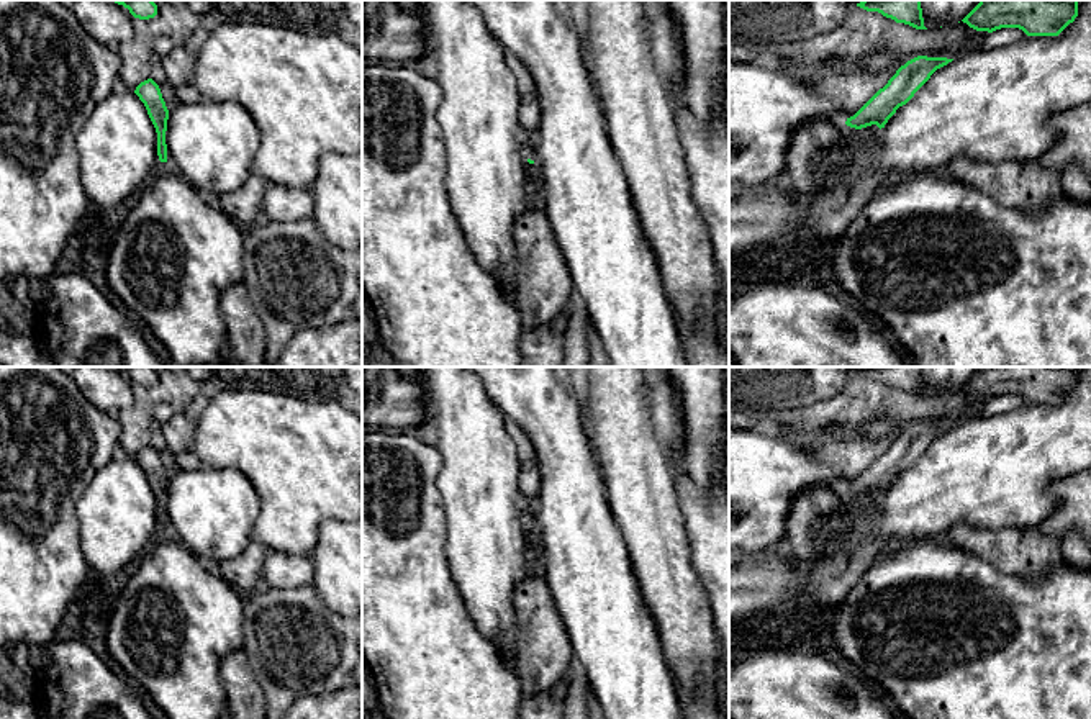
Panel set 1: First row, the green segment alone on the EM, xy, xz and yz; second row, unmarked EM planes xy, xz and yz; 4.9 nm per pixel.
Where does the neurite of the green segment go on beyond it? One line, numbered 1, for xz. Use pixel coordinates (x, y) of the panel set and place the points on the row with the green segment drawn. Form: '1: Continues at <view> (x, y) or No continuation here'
1: Continues at xz (528, 149)

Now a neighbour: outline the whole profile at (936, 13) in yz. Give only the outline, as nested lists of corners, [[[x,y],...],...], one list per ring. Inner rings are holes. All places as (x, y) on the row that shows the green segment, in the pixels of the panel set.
[[[921,0],[924,26],[937,29],[962,21],[980,0]]]

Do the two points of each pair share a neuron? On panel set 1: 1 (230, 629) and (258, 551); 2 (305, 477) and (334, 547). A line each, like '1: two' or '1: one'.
1: two
2: two

